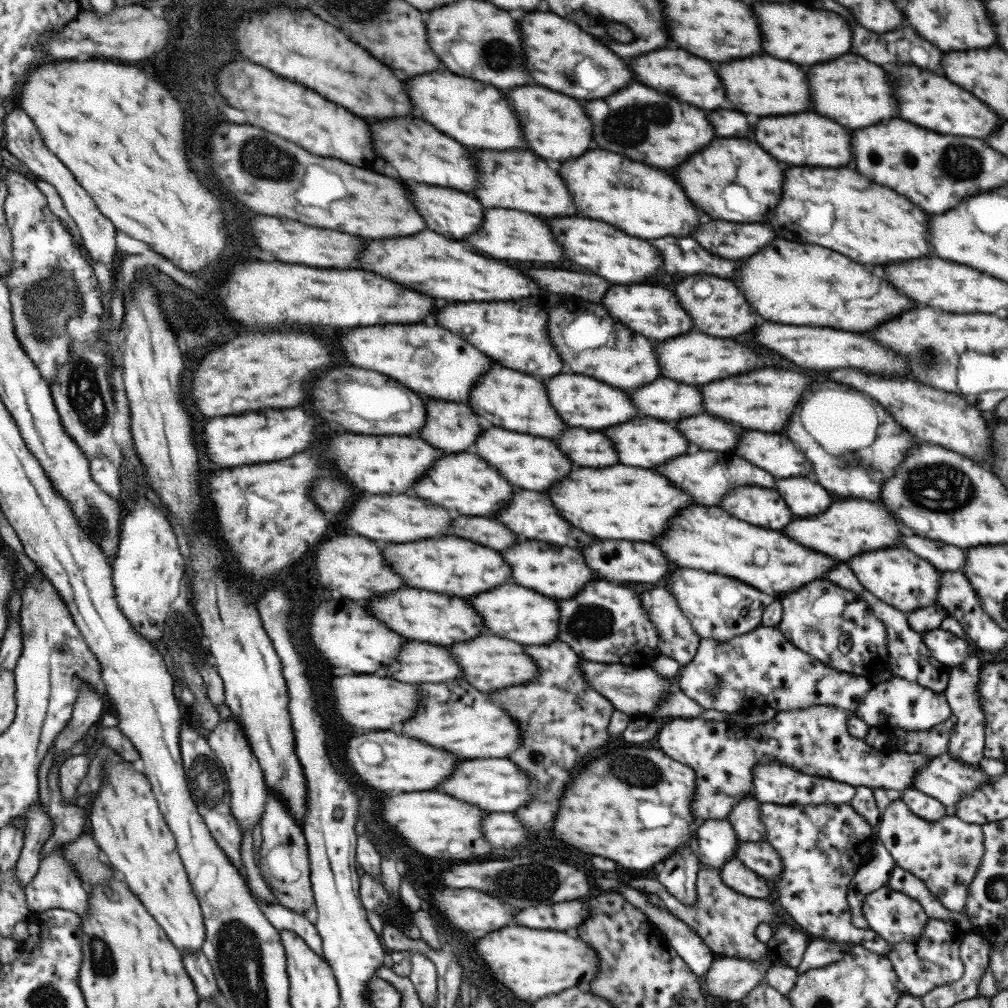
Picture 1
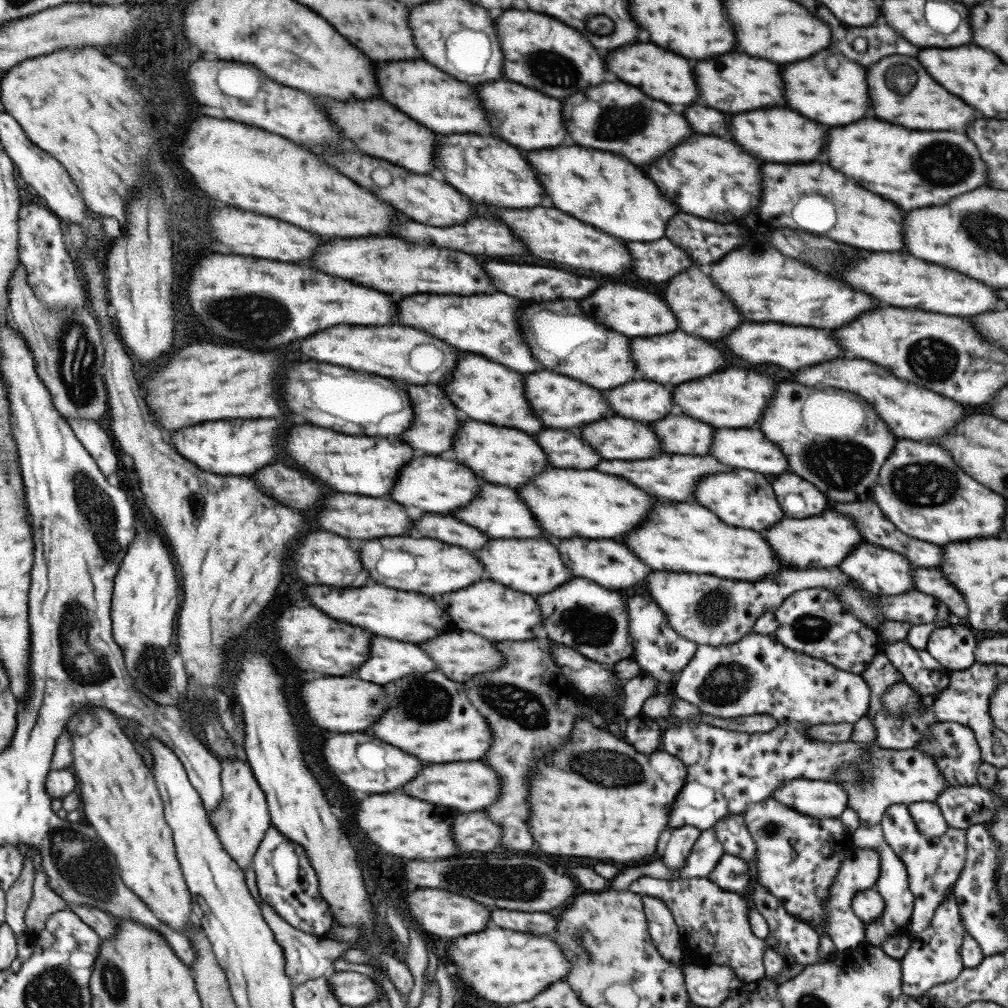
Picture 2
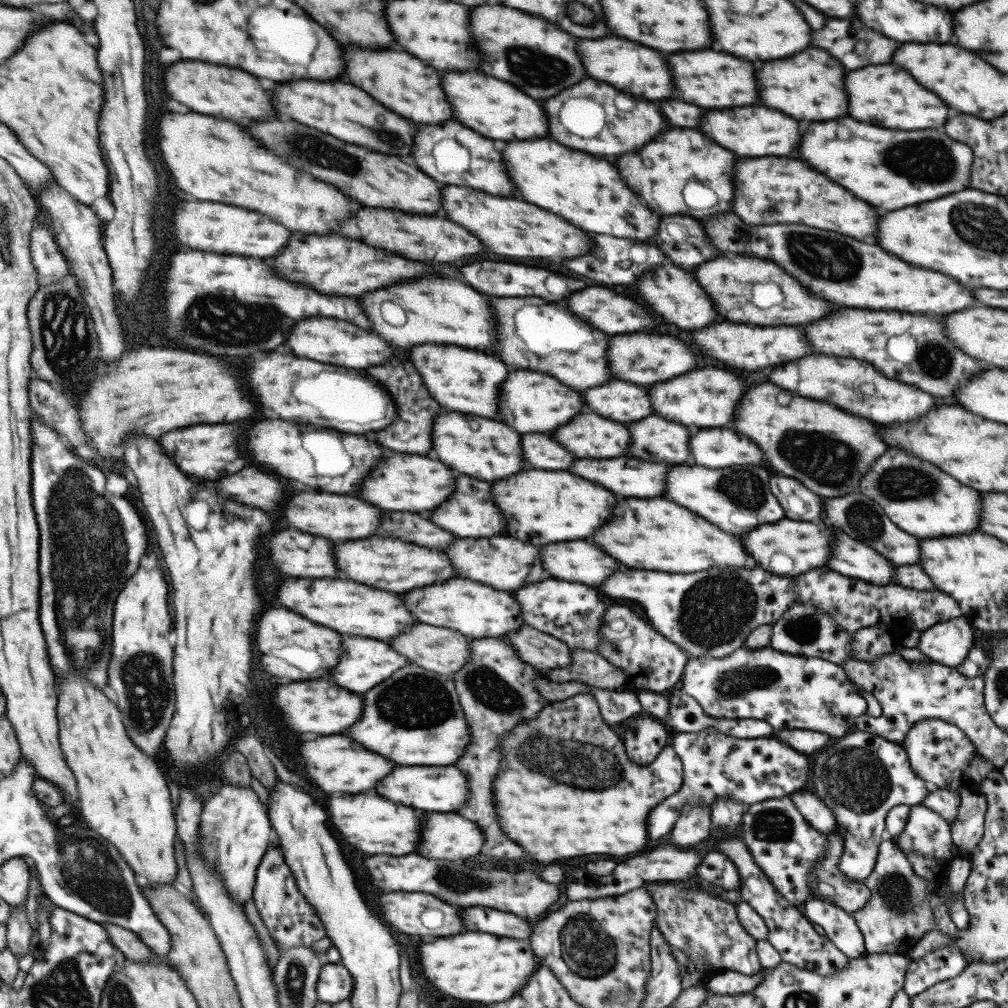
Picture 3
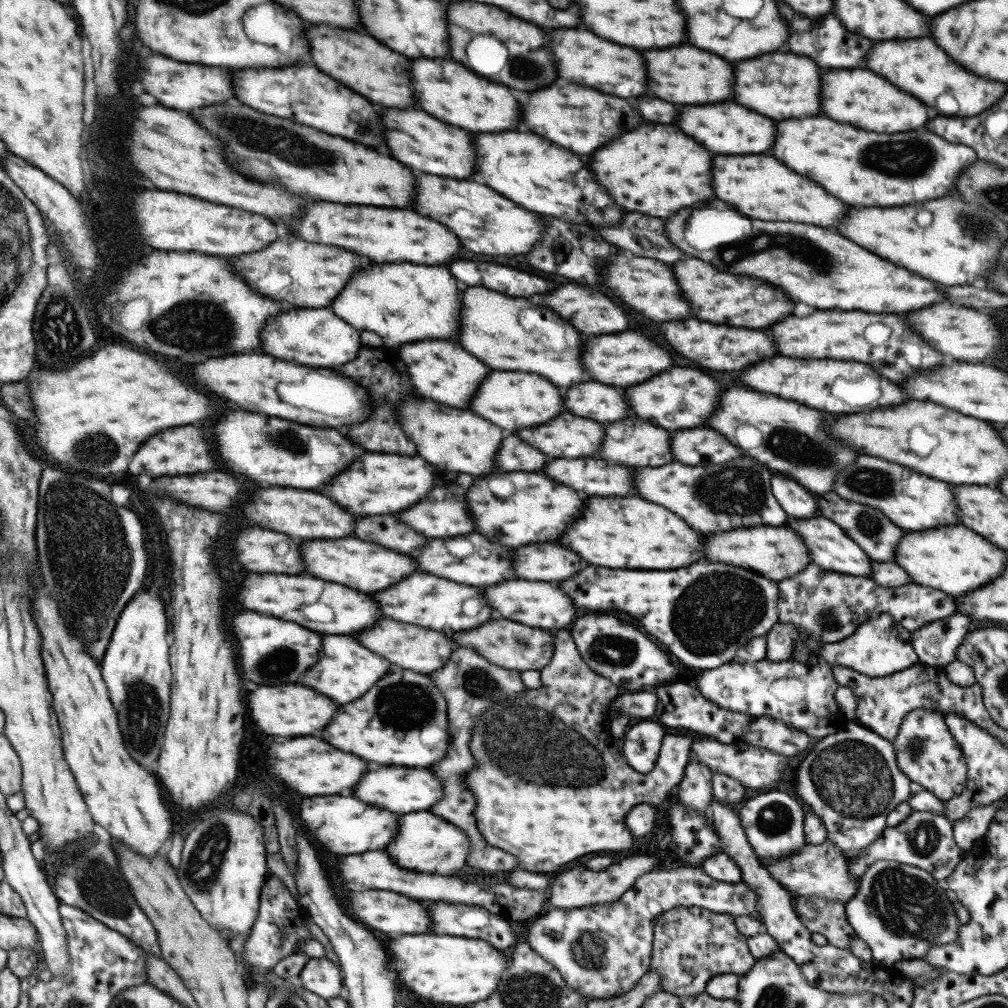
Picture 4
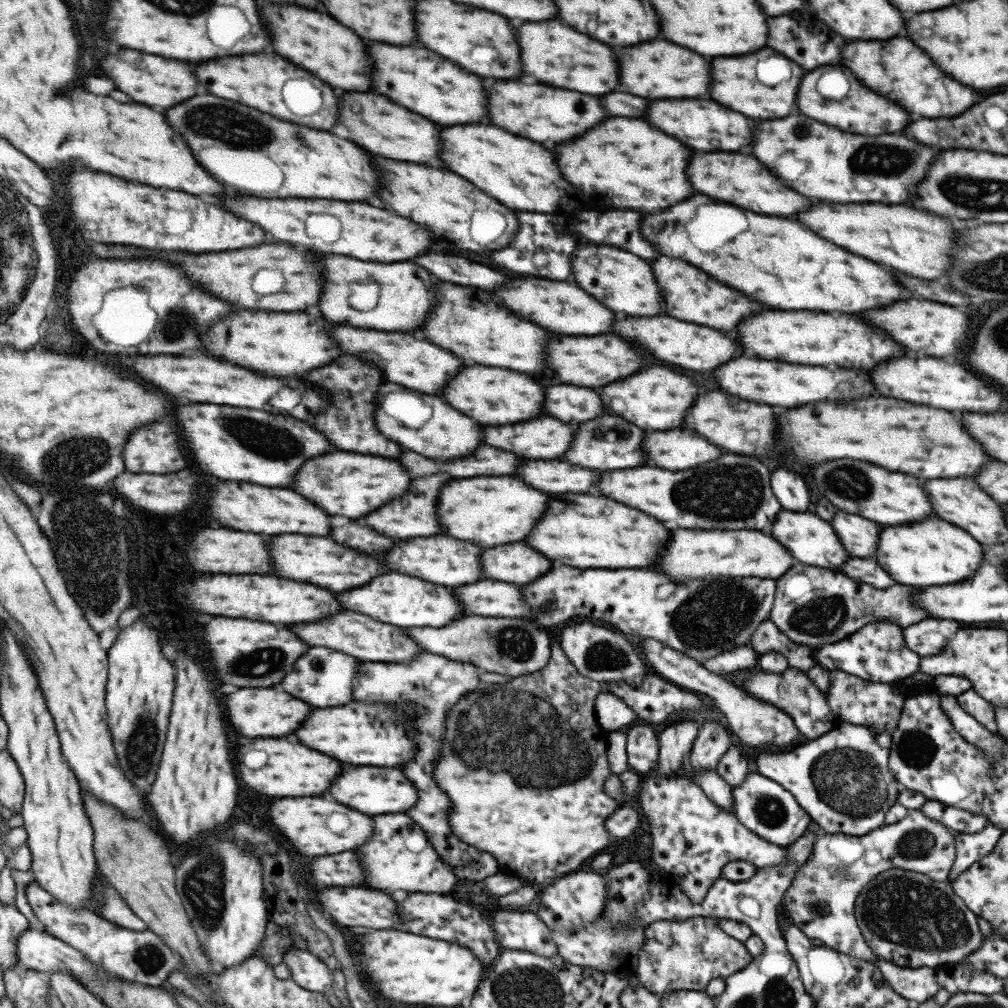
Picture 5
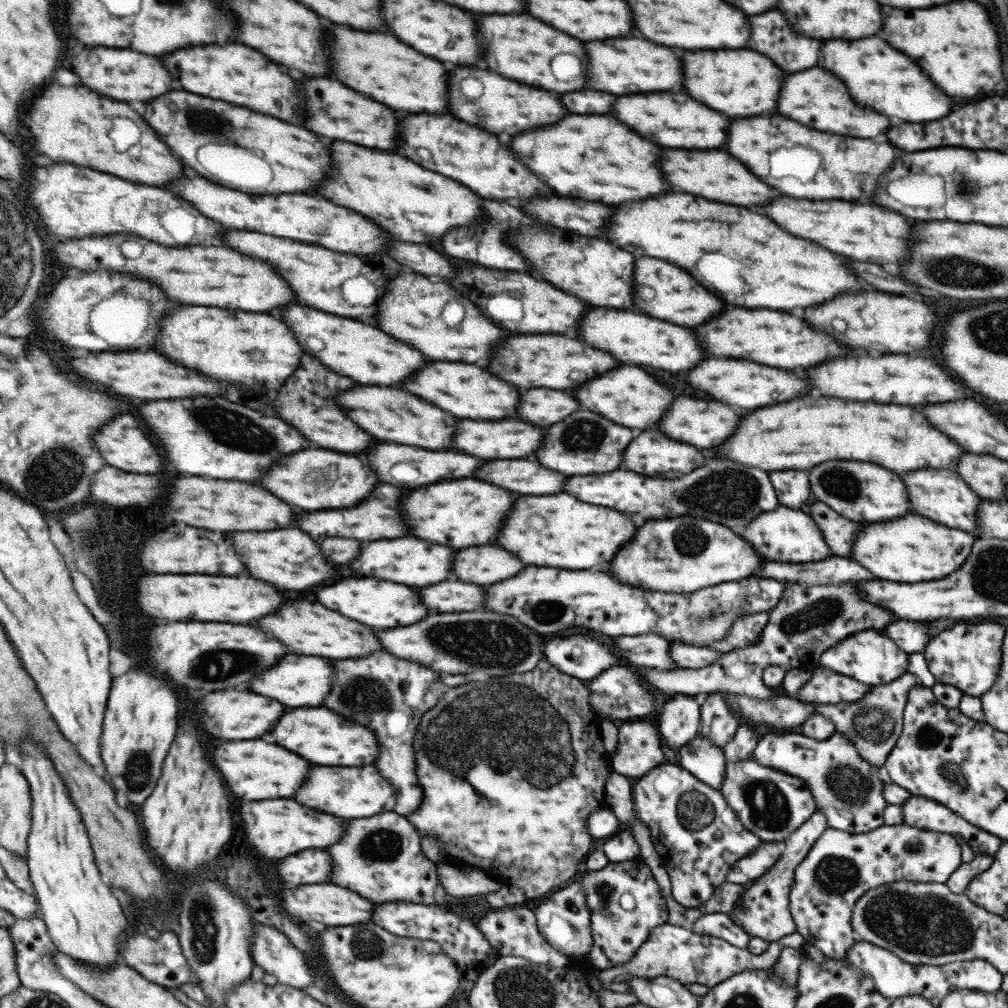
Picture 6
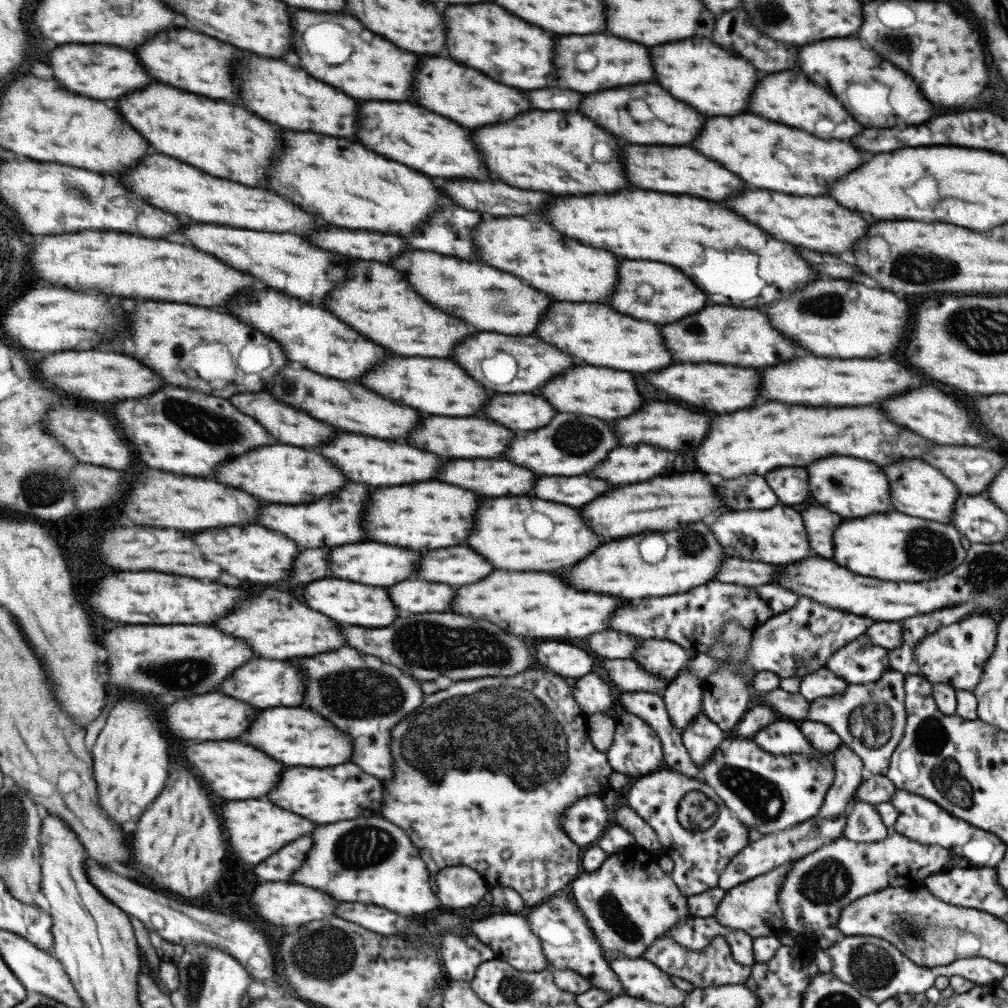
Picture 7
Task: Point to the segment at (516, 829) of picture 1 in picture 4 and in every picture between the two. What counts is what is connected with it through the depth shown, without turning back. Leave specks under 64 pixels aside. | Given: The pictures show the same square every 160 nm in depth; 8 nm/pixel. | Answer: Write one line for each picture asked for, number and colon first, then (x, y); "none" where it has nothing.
2: (472, 831)
3: (447, 836)
4: (426, 844)

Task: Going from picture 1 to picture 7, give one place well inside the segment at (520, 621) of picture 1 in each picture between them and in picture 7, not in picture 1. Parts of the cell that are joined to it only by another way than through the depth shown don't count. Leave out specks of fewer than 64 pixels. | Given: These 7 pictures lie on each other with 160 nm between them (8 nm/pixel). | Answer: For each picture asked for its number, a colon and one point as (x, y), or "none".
2: (488, 609)
3: (471, 609)
4: (423, 600)
5: (399, 600)
6: (376, 603)
7: (348, 602)

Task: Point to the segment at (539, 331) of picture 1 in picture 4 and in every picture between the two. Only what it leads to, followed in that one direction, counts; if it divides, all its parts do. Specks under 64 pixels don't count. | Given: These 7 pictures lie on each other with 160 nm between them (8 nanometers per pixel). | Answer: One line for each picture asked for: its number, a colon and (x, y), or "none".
2: (484, 323)
3: (441, 310)
4: (404, 302)

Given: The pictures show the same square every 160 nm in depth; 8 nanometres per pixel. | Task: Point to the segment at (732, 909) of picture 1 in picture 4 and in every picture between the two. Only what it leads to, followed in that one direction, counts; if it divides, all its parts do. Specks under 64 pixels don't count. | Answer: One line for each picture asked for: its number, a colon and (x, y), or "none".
2: (713, 925)
3: (703, 932)
4: (690, 945)

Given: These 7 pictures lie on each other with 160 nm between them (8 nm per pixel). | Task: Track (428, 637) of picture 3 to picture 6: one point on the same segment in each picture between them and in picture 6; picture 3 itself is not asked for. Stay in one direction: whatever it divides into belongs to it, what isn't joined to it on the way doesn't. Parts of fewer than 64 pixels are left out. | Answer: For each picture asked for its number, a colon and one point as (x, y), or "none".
4: (409, 647)
5: (355, 635)
6: (309, 628)

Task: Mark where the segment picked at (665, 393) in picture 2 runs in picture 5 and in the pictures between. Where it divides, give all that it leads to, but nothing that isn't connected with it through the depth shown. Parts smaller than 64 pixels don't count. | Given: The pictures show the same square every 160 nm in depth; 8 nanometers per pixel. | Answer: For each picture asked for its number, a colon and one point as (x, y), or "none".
3: (622, 401)
4: (601, 403)
5: (566, 403)

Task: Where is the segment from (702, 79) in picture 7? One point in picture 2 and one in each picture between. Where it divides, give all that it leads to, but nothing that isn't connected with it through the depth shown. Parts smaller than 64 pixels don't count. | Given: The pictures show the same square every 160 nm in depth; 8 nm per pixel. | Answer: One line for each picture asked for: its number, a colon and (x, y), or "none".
2: (835, 98)
3: (798, 86)
4: (795, 94)
5: (734, 85)
6: (733, 82)

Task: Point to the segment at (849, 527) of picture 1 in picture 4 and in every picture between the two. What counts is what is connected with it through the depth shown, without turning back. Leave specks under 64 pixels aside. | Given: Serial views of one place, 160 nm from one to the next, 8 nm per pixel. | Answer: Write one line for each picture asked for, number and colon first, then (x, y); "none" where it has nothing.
2: (823, 541)
3: (806, 546)
4: (776, 553)

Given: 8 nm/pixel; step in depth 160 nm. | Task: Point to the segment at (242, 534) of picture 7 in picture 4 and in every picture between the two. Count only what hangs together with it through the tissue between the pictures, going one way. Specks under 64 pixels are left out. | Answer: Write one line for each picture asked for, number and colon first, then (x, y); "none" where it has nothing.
4: (364, 566)
5: (321, 561)
6: (291, 559)

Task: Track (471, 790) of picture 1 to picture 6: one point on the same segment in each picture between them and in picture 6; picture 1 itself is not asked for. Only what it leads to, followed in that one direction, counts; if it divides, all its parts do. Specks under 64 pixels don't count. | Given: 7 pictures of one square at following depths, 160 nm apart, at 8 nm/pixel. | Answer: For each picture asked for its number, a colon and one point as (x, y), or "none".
2: (467, 786)
3: (435, 788)
4: (401, 790)
5: (374, 790)
6: (347, 792)

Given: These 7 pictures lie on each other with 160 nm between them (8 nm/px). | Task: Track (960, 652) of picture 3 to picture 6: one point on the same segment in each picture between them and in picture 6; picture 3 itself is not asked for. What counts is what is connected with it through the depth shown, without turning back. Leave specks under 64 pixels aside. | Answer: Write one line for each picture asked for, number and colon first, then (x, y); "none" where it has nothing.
4: (935, 643)
5: (927, 637)
6: (911, 637)

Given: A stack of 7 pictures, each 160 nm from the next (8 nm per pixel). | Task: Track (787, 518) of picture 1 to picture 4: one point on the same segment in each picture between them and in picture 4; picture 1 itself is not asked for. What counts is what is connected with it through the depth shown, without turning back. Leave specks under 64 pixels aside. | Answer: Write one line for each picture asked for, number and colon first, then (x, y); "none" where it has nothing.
2: (741, 498)
3: (735, 499)
4: (735, 494)

